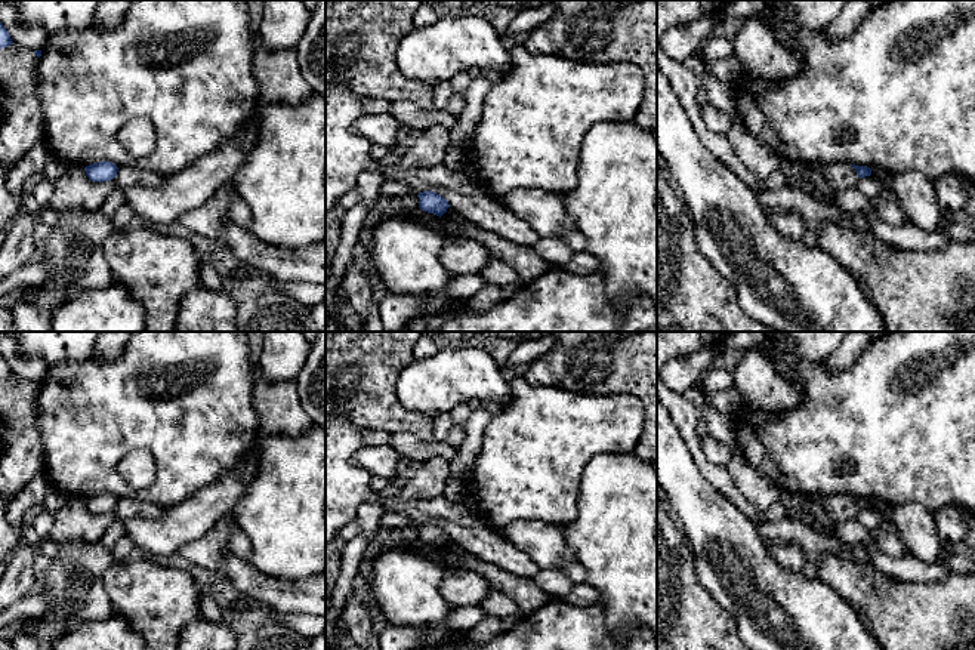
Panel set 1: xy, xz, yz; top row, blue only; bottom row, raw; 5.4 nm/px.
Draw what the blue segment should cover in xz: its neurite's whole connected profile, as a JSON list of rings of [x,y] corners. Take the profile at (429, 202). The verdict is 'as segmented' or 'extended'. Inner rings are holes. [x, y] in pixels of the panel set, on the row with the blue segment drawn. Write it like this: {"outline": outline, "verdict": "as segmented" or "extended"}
{"outline": [[[423,191],[417,194],[419,207],[428,213],[442,216],[450,207],[448,201],[433,191]]], "verdict": "as segmented"}

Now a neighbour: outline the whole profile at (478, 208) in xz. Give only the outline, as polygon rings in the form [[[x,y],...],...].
[[[346,34],[336,44],[334,59],[325,68],[325,215],[342,195],[357,187],[362,172],[377,170],[383,179],[407,184],[414,194],[439,194],[462,218],[503,240],[534,247],[542,237],[491,198],[463,170],[451,172],[444,163],[431,169],[383,167],[371,158],[371,142],[351,129],[354,121],[364,115],[362,98],[357,96],[343,78],[357,44],[358,37]]]

